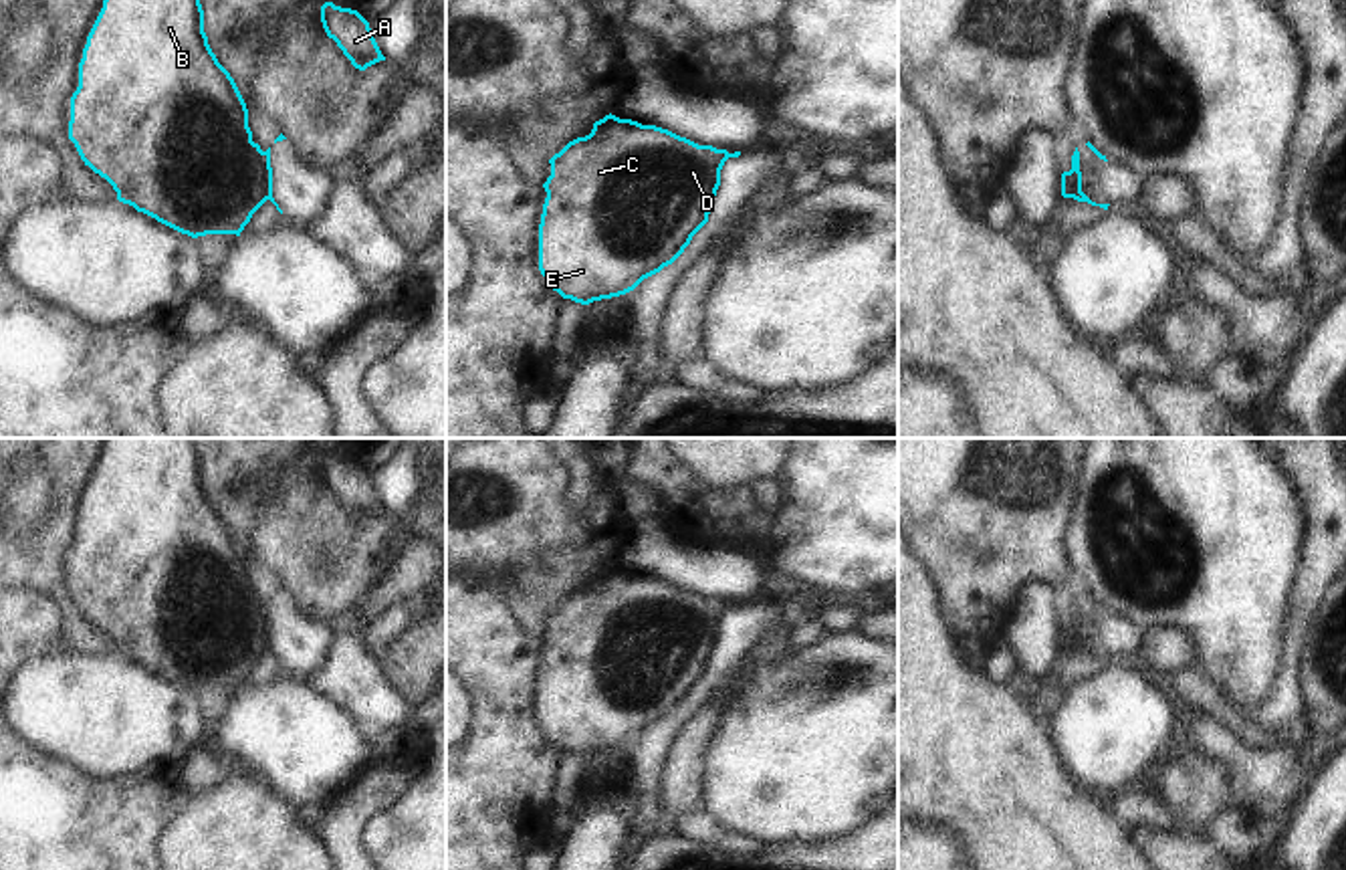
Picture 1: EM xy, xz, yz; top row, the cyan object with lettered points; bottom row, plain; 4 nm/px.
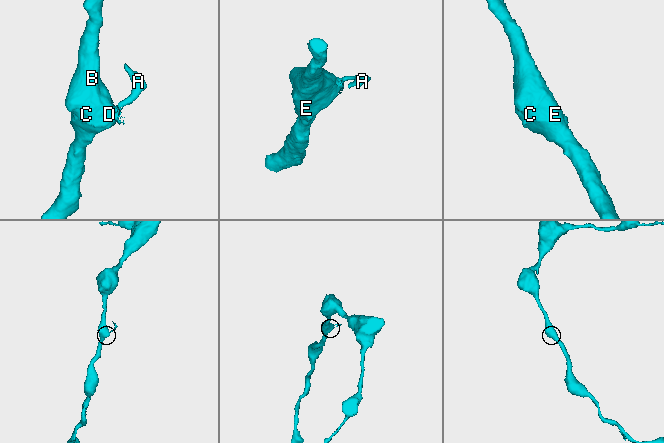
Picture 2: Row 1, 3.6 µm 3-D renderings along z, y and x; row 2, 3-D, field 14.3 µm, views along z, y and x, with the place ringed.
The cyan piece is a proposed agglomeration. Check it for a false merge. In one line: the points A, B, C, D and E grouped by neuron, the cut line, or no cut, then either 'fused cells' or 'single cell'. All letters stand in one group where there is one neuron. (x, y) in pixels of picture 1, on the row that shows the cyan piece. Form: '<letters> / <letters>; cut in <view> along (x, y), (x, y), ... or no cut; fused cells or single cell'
A / B C D E; cut in xy along (261, 152), (269, 178), (269, 198); fused cells

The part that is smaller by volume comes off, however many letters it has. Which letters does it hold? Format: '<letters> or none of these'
A.

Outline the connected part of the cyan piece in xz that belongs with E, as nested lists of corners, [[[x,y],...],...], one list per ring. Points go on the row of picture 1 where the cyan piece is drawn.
[[[611,113],[595,121],[589,135],[549,159],[539,224],[539,270],[547,285],[563,299],[589,305],[626,295],[672,264],[706,224],[726,153]]]

